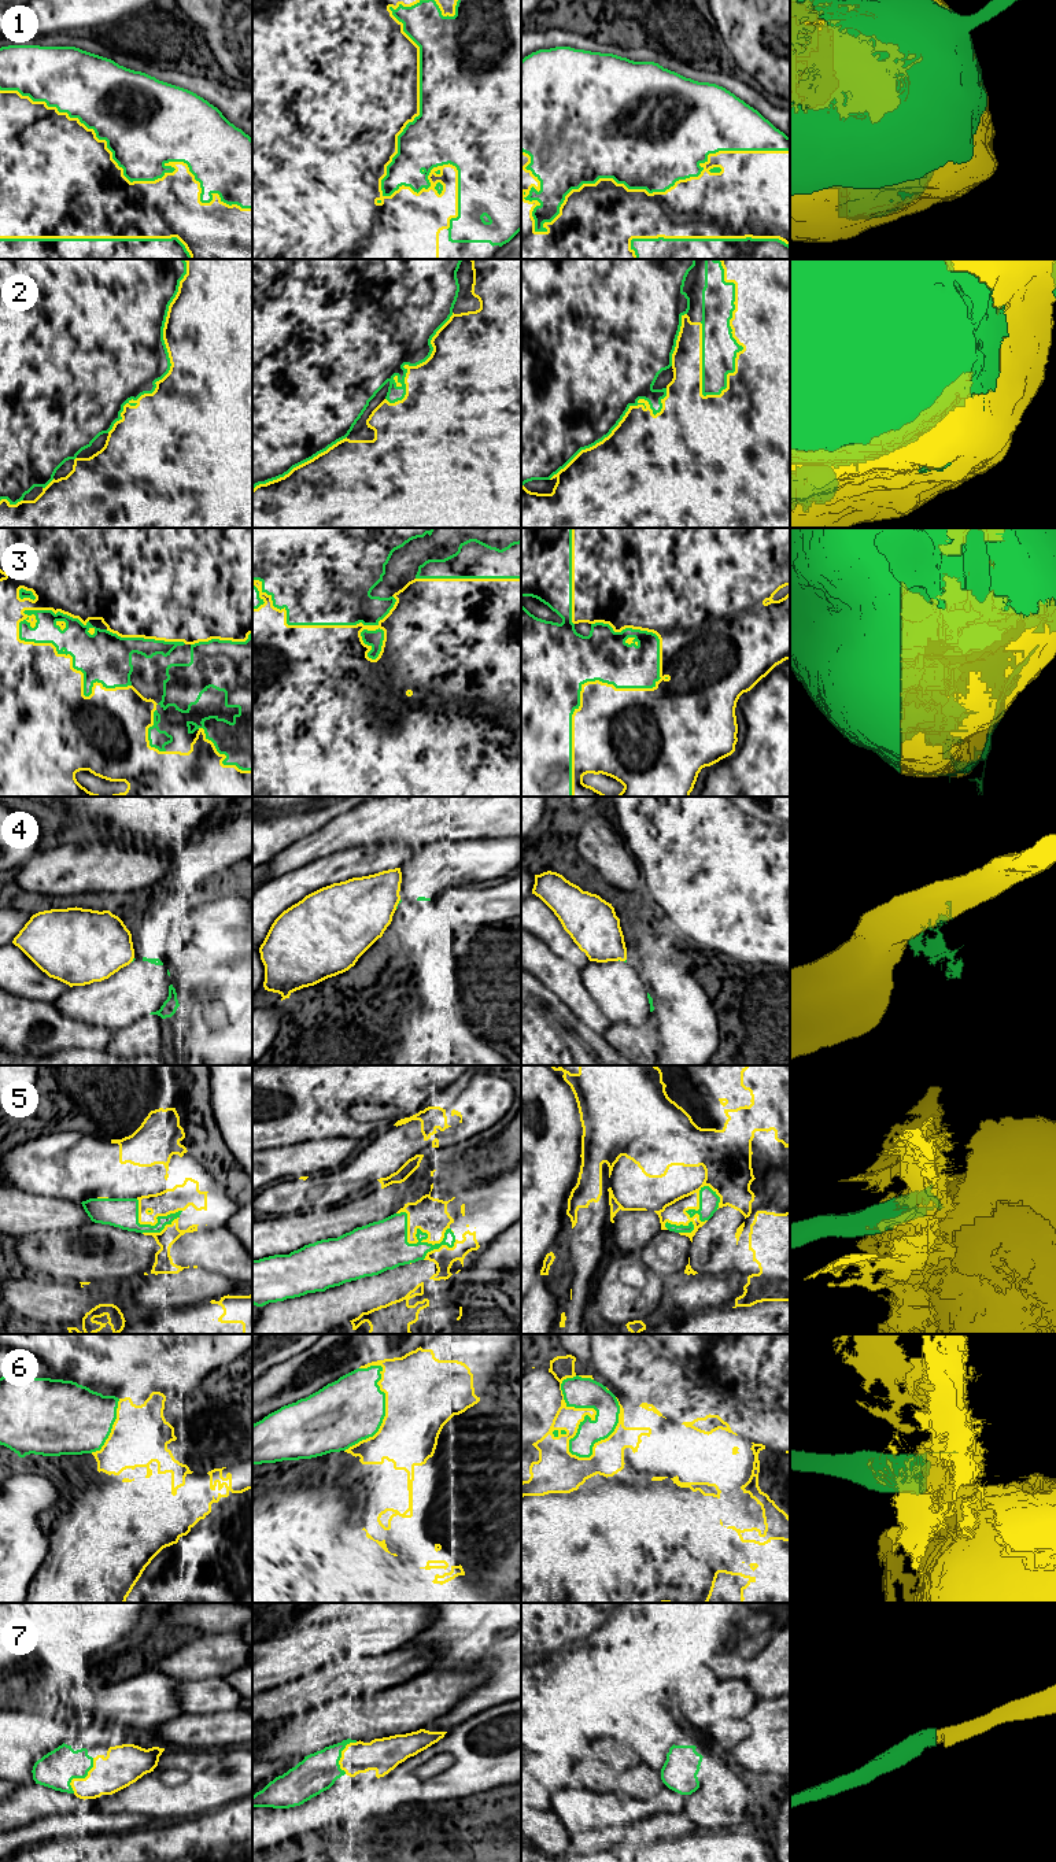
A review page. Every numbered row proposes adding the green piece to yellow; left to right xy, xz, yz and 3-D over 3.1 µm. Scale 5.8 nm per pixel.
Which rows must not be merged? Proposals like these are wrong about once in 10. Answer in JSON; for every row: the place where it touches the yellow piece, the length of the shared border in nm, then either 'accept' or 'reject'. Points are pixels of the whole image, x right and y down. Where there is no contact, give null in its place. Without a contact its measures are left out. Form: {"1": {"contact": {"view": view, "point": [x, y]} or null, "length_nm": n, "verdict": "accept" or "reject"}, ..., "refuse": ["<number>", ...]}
{"1": {"contact": {"view": "yz", "point": [637, 189]}, "length_nm": 1600, "verdict": "accept"}, "2": {"contact": {"view": "yz", "point": [733, 331]}, "length_nm": 800, "verdict": "accept"}, "3": {"contact": {"view": "yz", "point": [589, 682]}, "length_nm": 1050, "verdict": "accept"}, "4": {"contact": {"view": "xz", "point": [398, 902]}, "length_nm": 70, "verdict": "accept"}, "5": {"contact": {"view": "xz", "point": [413, 1242]}, "length_nm": 400, "verdict": "reject"}, "6": {"contact": {"view": "yz", "point": [593, 1419]}, "length_nm": 500, "verdict": "reject"}, "7": {"contact": {"view": "xy", "point": [81, 1779]}, "length_nm": 240, "verdict": "accept"}, "refuse": ["5", "6"]}

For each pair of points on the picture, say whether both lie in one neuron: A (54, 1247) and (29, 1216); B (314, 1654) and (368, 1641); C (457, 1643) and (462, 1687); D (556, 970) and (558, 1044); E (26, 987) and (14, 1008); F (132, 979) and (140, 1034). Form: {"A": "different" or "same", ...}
{"A": "different", "B": "same", "C": "different", "D": "different", "E": "different", "F": "different"}

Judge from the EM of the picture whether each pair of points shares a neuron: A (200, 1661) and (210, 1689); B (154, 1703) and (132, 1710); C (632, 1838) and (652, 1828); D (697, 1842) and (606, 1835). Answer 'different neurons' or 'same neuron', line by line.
A: different neurons
B: same neuron
C: different neurons
D: same neuron

